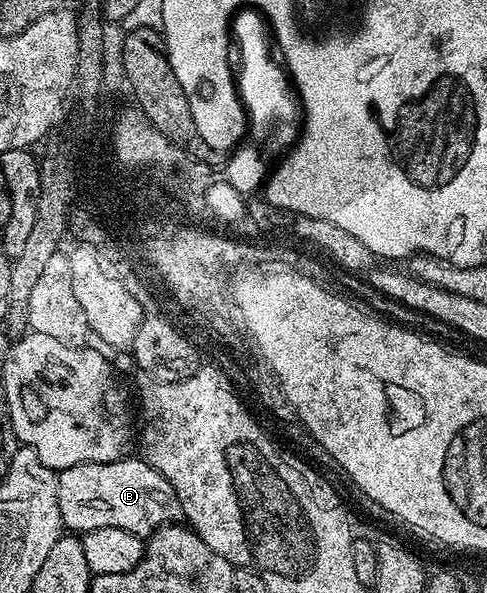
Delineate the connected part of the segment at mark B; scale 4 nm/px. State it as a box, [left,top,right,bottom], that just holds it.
[57,458,182,538]

